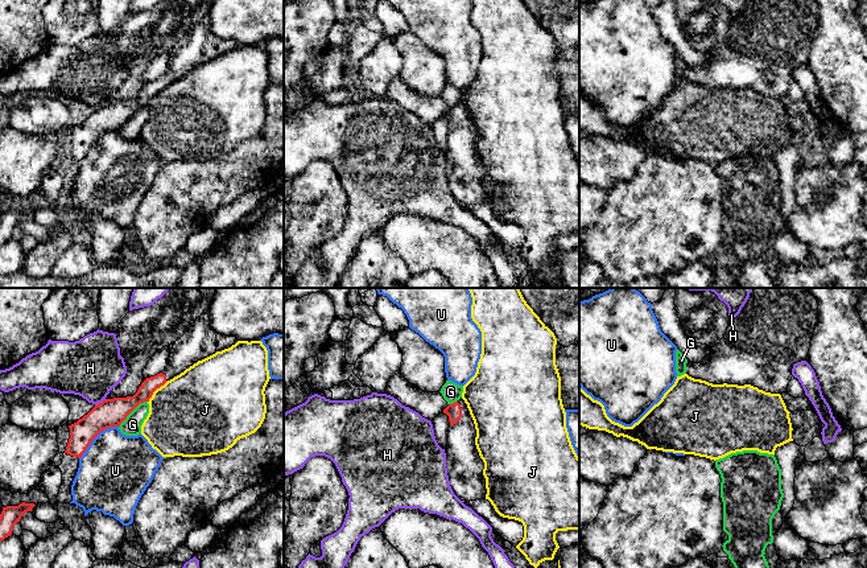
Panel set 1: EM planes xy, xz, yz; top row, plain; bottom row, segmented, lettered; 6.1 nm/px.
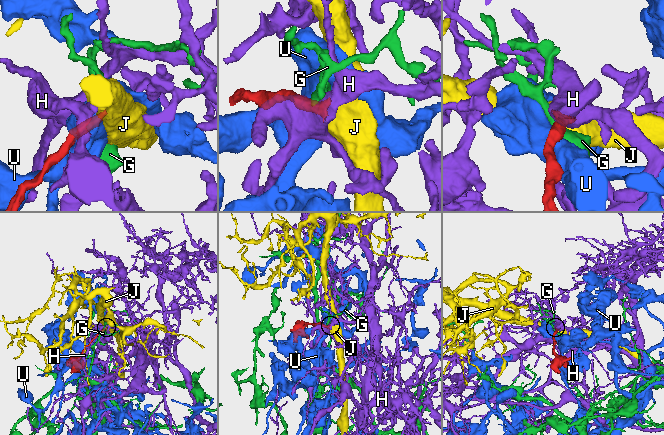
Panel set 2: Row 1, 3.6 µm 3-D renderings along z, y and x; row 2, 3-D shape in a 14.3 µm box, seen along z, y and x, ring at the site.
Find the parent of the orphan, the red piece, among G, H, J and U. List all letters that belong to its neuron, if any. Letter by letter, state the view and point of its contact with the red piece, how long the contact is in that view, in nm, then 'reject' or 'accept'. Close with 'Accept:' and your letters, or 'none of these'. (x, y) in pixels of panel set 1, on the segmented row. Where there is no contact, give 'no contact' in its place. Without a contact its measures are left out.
G: contact xy (131, 411); length 240 nm; reject
H: contact xy (102, 402); length 80 nm; reject
J: contact xy (156, 389); length 180 nm; reject
U: contact xy (95, 436); length 320 nm; reject
Accept: none of these

